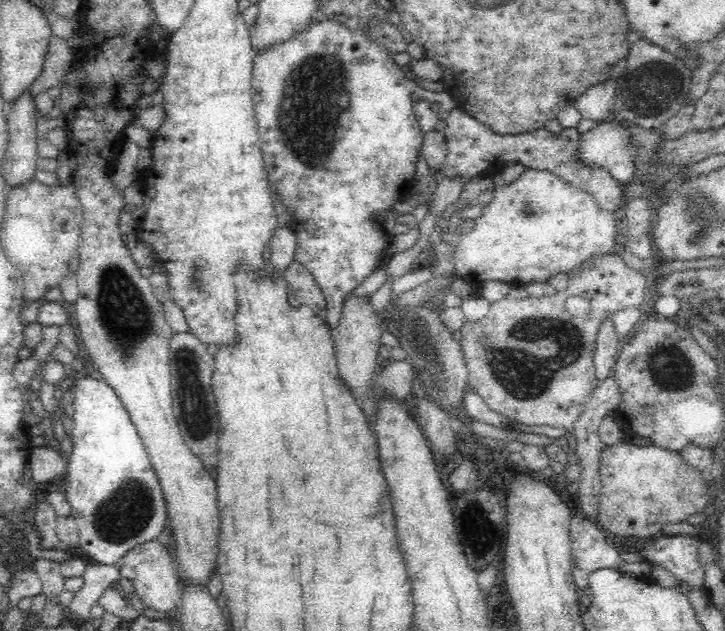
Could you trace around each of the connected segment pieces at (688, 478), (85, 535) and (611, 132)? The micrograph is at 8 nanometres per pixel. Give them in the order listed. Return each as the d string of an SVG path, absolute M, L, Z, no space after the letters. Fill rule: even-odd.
M628 438L610 444L600 454L599 477L601 482L600 504L598 504L598 524L605 531L620 539L627 537L653 538L660 534L664 524L686 521L688 516L703 512L708 506L708 487L694 468L682 457L682 453L666 450L658 445L637 446L630 444Z
M87 374L73 384L73 391L73 450L66 459L64 496L75 516L80 548L97 564L116 565L128 550L142 542L154 540L169 524L165 498L147 450L114 389L104 379L96 380Z
M602 121L595 128L582 133L577 156L588 166L597 166L607 170L612 178L626 187L632 182L635 175L634 162L637 160L636 152L638 149L633 144L631 134L625 126L626 122L624 121Z

